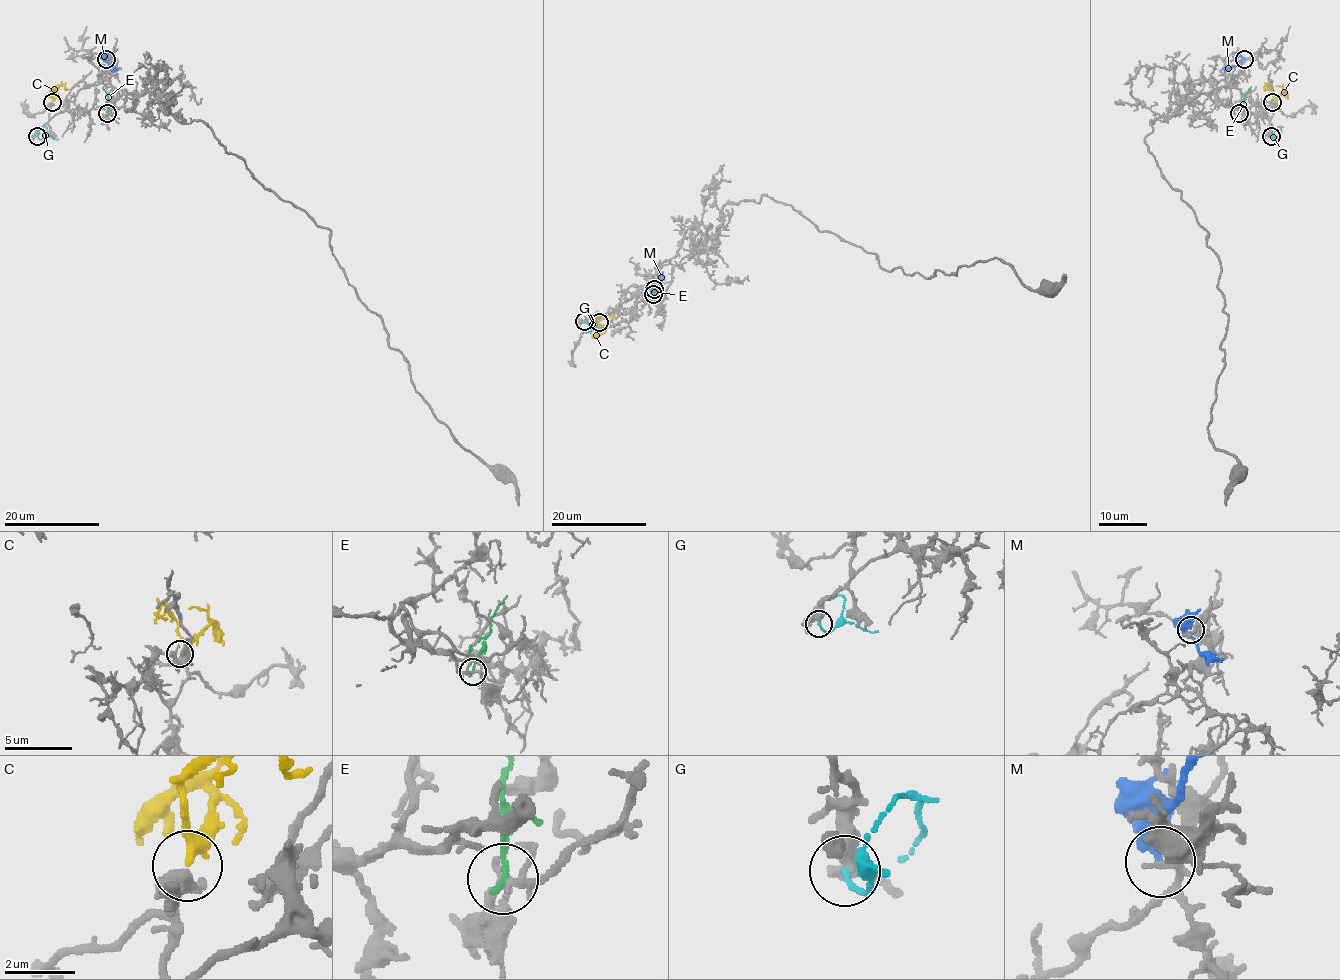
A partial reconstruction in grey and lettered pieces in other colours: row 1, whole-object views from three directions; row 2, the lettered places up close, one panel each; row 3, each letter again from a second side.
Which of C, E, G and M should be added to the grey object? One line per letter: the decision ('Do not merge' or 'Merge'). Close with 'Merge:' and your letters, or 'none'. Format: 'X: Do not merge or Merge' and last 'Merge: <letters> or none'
C: Merge
E: Do not merge
G: Do not merge
M: Do not merge
Merge: C

